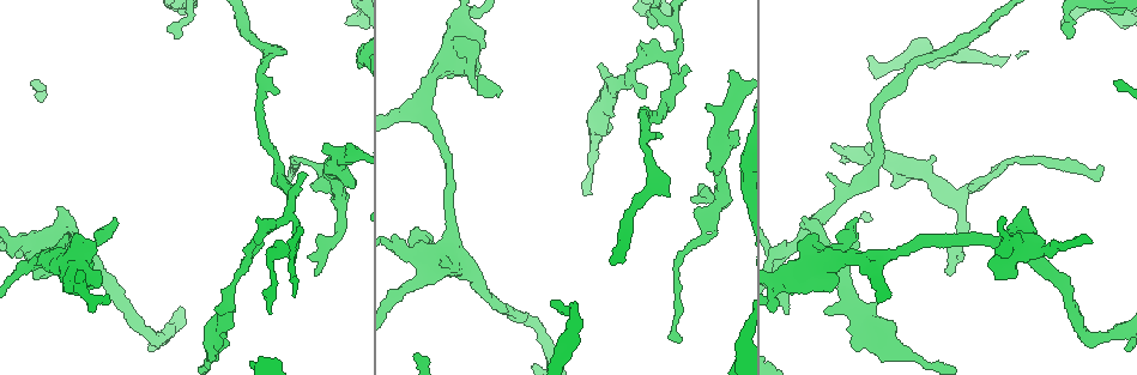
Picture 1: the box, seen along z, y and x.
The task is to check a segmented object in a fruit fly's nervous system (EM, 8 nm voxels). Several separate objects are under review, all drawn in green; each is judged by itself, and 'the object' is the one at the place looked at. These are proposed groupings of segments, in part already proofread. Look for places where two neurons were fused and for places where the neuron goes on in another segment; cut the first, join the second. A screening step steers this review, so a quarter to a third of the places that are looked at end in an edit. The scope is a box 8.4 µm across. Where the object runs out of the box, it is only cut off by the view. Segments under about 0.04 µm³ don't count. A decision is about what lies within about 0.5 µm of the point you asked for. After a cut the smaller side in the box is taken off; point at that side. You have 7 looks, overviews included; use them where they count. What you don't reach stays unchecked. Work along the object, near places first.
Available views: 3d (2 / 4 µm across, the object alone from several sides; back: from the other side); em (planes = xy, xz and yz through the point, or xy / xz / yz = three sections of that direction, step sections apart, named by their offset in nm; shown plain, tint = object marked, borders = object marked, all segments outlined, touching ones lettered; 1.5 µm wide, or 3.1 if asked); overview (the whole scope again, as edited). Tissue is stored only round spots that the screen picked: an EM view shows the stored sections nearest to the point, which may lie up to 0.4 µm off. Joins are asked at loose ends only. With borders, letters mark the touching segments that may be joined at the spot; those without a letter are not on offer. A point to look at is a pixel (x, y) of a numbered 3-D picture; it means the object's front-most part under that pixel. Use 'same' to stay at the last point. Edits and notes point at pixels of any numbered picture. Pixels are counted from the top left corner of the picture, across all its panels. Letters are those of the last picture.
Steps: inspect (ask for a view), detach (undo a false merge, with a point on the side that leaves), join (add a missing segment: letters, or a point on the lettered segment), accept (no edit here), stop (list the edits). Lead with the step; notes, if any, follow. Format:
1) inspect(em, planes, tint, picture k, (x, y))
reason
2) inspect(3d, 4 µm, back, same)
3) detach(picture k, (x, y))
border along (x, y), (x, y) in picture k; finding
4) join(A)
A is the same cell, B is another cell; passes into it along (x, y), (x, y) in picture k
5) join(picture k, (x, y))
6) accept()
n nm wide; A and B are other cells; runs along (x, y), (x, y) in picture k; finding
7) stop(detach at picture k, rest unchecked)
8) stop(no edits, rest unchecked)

inspect(em, planes, borders, picture 1, (818, 217))
side arm on a straight run

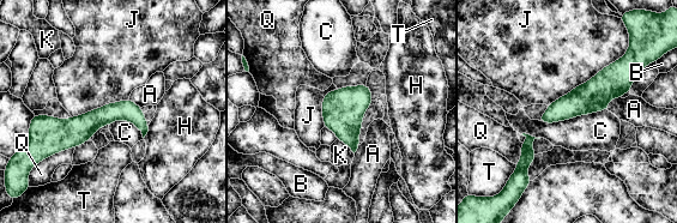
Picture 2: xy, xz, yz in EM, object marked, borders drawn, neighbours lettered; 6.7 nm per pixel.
accept()
J touches over 650 nm; A, B, C, H, J, K, Q and T are other cells; border along (627, 50), (548, 106) in picture 2; all the same neuron

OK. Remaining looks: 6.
inspect(em, planes, borders, picture 1, (499, 94))
an open end

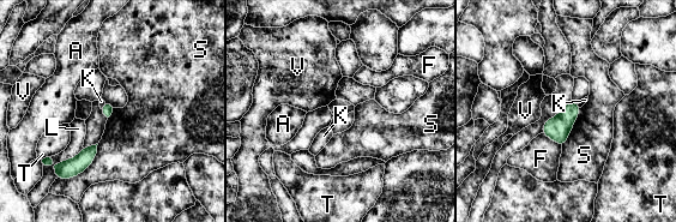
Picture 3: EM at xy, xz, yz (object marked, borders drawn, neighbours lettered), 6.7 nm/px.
accept()
A, F, K, L, S, T and V are other cells; border along (98, 144), (85, 169), (58, 179) in picture 3; none of them fits

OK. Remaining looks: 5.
inspect(3d, 2 µm, picture 1, (830, 145))
an open end

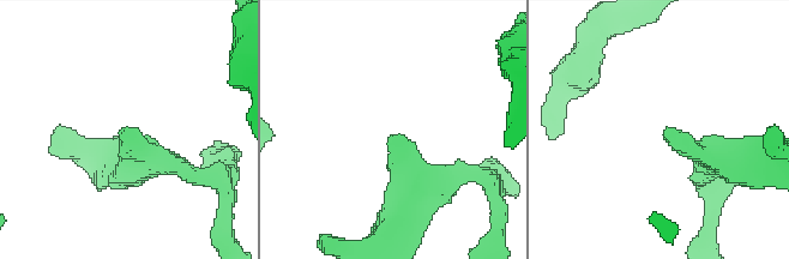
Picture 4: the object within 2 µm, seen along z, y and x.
inspect(em, xy, step 4, borders, picture 4, (395, 136))
arms of 180, 300 nm; shape alone is not enough

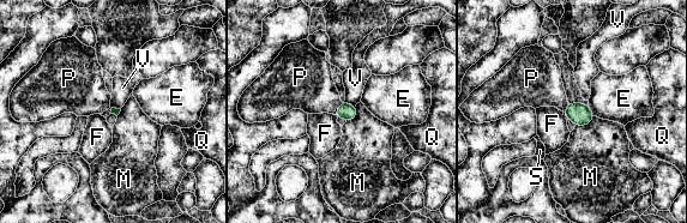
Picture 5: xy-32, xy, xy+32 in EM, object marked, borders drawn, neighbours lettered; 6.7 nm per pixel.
join(picture 5, (309, 85))
P is the same cell, E, F, M, Q, S and V are other cells; it goes on there

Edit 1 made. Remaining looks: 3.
stop(join at picture 5, rest unchecked)

